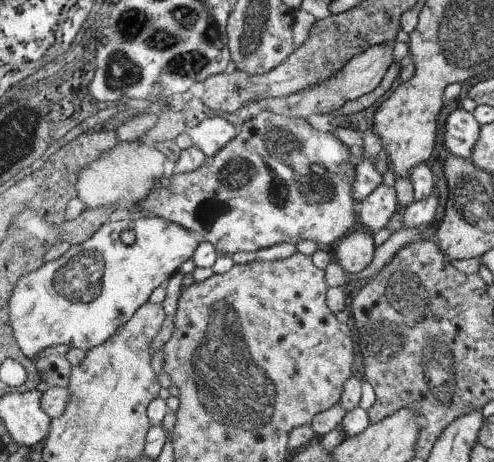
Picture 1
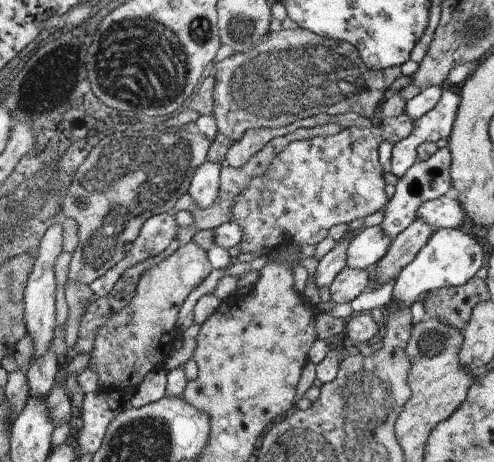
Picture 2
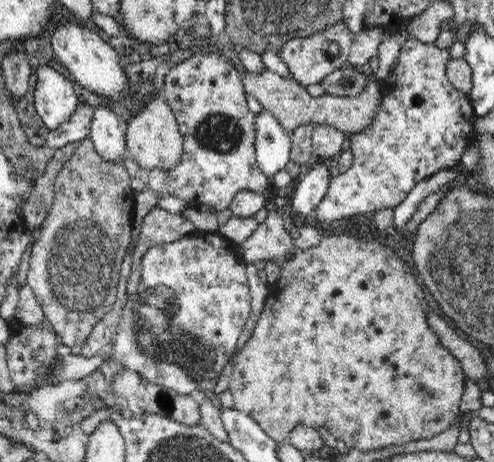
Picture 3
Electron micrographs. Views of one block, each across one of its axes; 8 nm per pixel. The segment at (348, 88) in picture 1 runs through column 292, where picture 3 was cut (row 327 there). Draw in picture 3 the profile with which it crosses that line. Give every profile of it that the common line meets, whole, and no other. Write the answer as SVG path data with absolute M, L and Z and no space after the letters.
M146 188L144 192L136 192L136 206L134 206L134 226L132 226L132 246L130 246L130 252L126 256L126 262L122 264L122 272L120 272L120 282L118 282L118 298L116 298L116 304L114 304L114 310L110 310L100 322L98 326L92 328L90 332L90 338L88 342L84 342L78 350L78 354L86 356L86 358L94 358L102 346L110 344L112 342L112 336L116 332L116 328L120 326L122 322L122 310L128 308L128 280L130 280L130 274L132 274L132 256L134 256L134 248L136 248L136 242L140 240L140 232L142 232L142 222L144 218L148 216L148 212L152 208L158 208L158 194L152 192L150 188Z

